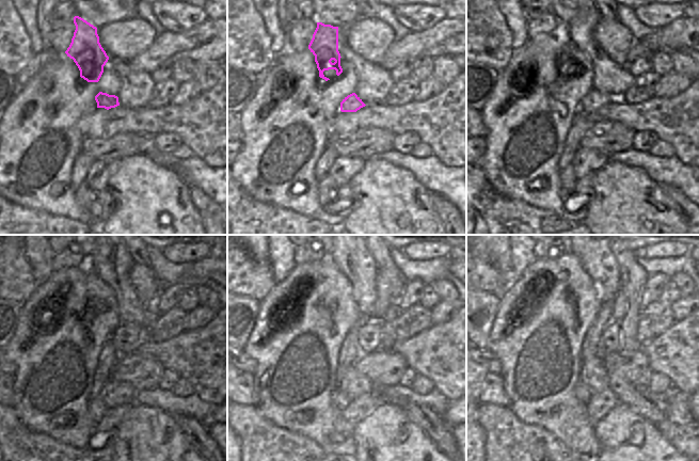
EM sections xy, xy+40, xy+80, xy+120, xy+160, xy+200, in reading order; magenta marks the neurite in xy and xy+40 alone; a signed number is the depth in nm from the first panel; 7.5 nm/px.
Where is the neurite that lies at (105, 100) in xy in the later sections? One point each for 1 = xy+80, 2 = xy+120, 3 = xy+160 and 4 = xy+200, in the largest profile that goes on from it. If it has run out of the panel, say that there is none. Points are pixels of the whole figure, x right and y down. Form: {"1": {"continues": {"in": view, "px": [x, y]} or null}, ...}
{"1": {"continues": {"in": "xy+80", "px": [594, 99]}}, "2": {"continues": {"in": "xy+120", "px": [125, 338]}}, "3": {"continues": {"in": "xy+160", "px": [370, 332]}}, "4": {"continues": {"in": "xy+200", "px": [612, 337]}}}

